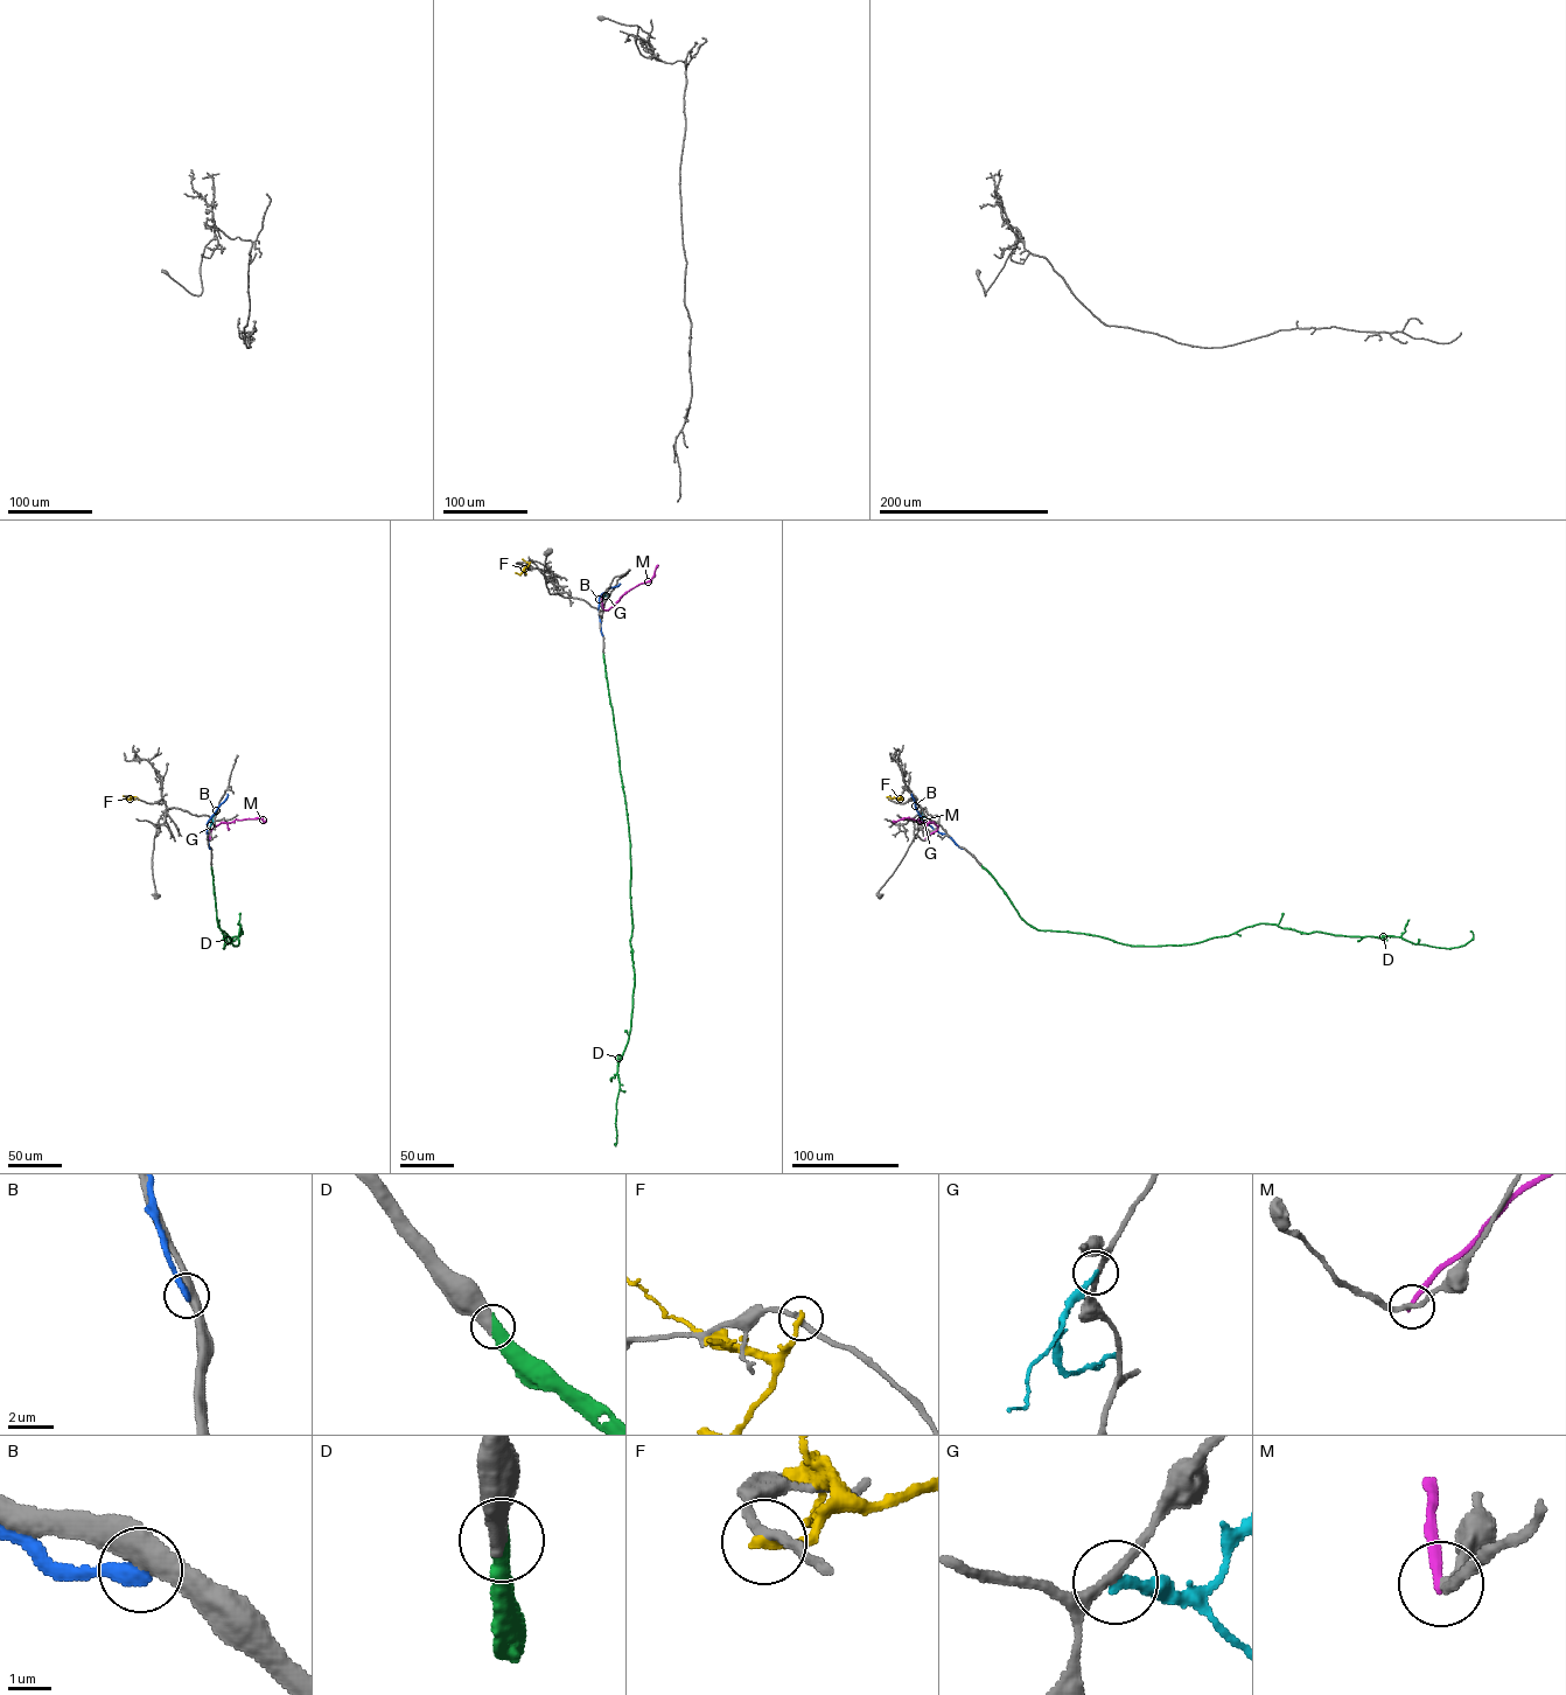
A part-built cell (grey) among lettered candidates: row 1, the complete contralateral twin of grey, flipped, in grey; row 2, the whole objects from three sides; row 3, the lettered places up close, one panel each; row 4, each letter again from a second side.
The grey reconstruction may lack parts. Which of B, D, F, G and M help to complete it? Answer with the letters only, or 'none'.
D

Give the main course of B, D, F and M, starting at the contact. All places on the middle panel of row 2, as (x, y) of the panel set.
B: (602, 635), (599, 597), (620, 584)
D: (603, 654), (628, 827), (630, 946), (635, 977), (630, 1031), (617, 1067), (615, 1143)
F: (531, 560), (521, 574), (515, 572)
M: (602, 597), (602, 608), (608, 609), (628, 591), (649, 581), (657, 564)

